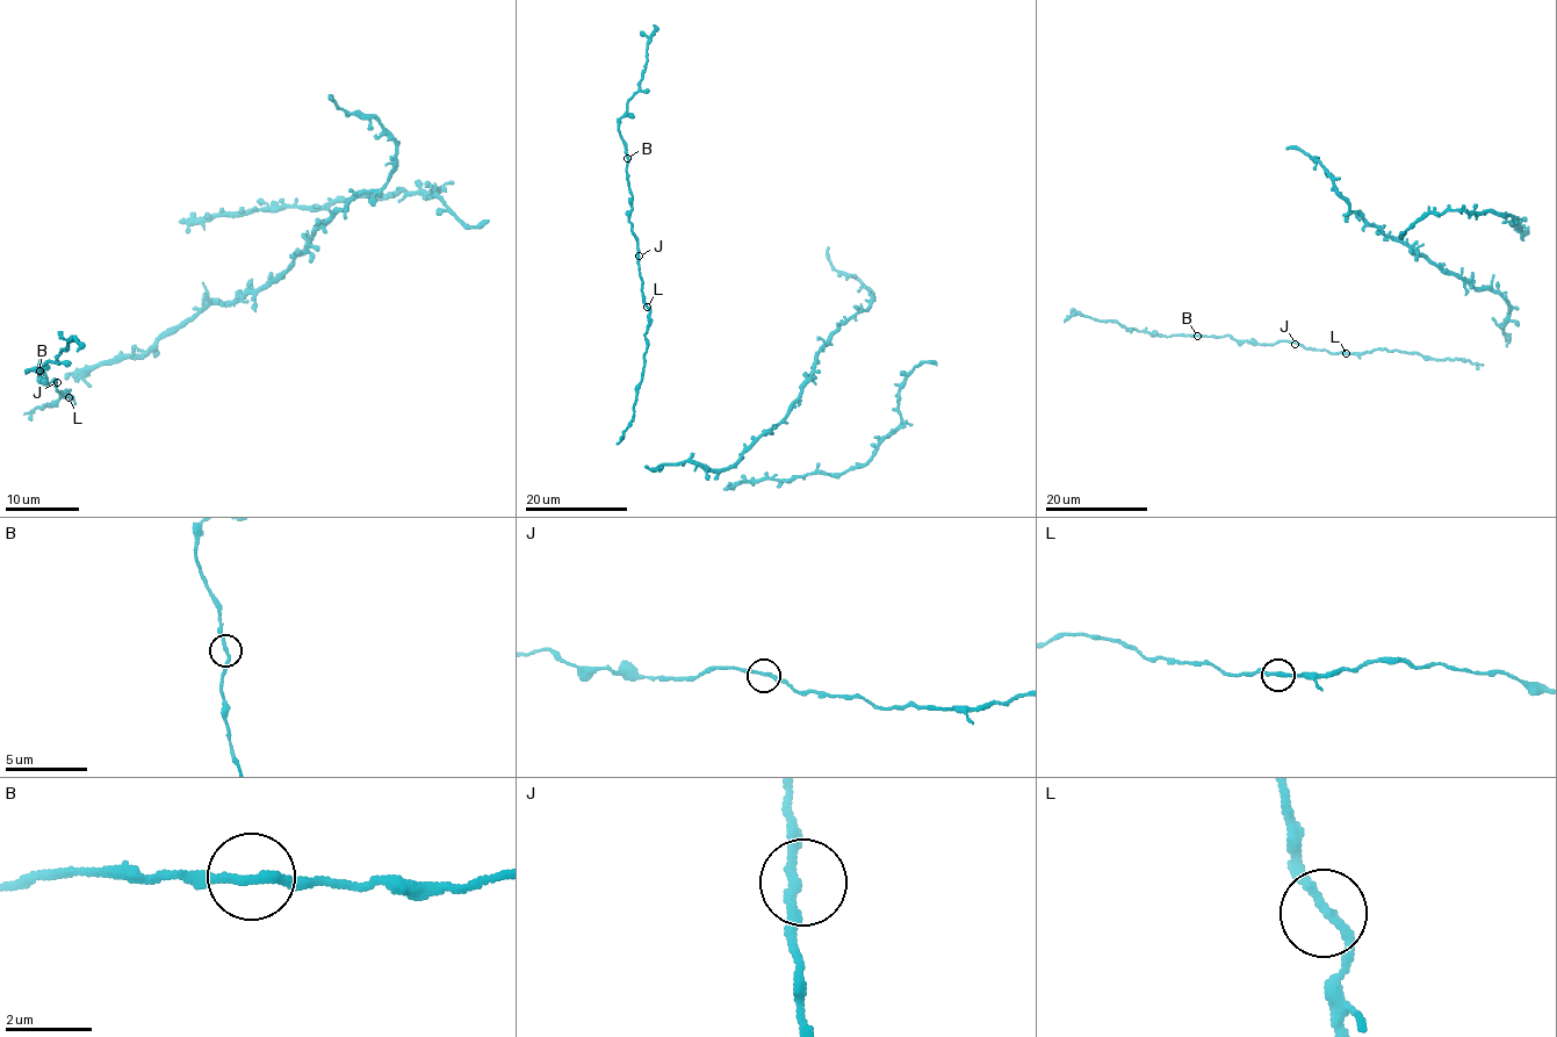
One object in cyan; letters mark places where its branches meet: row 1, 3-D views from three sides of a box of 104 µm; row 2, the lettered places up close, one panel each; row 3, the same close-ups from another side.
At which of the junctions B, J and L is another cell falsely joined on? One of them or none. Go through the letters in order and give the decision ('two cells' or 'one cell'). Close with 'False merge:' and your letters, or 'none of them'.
B: one cell
J: one cell
L: one cell
False merge: none of them

